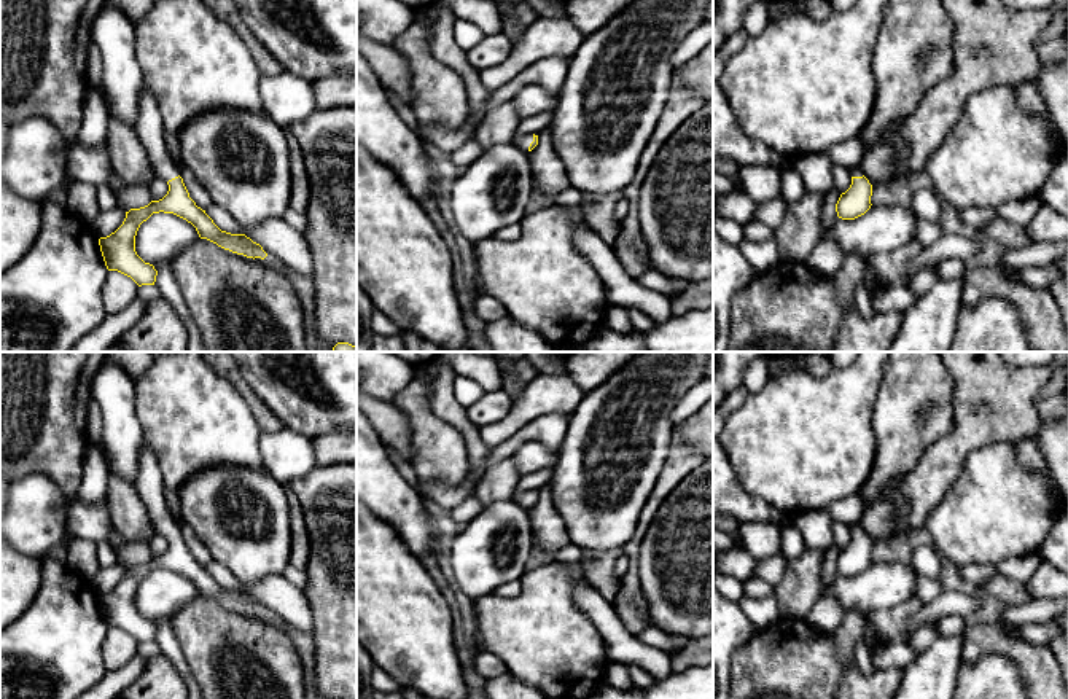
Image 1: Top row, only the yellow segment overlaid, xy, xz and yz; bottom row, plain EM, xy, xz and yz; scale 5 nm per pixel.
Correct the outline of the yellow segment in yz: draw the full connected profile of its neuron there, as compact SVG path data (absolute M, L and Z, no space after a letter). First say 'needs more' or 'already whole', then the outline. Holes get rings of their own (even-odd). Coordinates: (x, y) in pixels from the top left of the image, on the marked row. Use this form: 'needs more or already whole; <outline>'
needs more; M859 164L848 167L852 175L850 188L840 194L836 212L842 220L855 220L871 209L872 185L864 177Z

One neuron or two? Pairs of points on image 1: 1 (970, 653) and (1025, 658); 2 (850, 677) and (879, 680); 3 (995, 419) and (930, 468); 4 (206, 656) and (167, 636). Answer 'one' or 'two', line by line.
1: one
2: one
3: one
4: two

